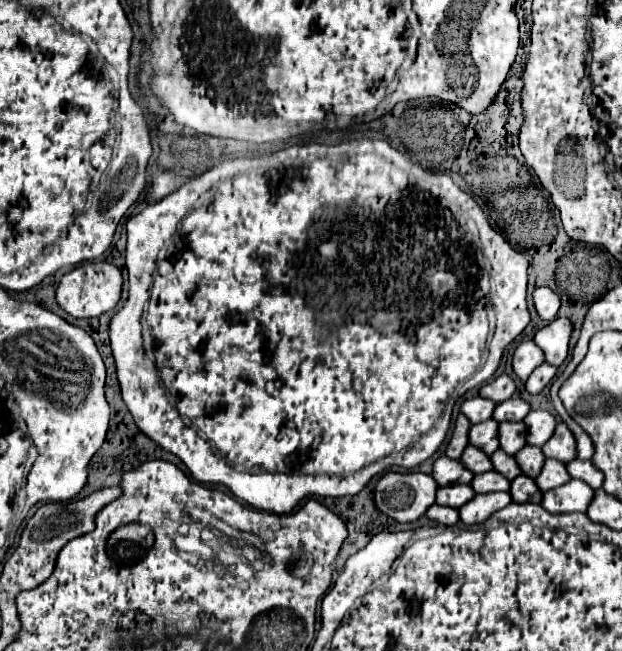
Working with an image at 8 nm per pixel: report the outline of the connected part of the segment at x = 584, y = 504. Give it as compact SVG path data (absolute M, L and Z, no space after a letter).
M570 480L564 486L552 488L542 496L542 508L550 514L566 514L566 512L586 512L594 490L586 486L582 480Z

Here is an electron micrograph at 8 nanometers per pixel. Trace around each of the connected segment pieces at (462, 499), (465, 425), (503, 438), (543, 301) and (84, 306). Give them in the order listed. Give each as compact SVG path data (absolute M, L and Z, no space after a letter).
M444 486L436 490L436 504L440 506L450 506L450 508L460 508L466 504L470 498L474 498L474 490L470 486Z
M458 416L456 418L456 424L454 424L454 432L452 432L452 438L450 438L450 442L448 442L448 446L446 446L446 450L444 450L444 456L448 456L448 458L460 458L460 454L462 454L462 450L468 446L466 444L466 430L470 428L470 422L468 422L468 418L466 416Z
M500 422L498 426L500 448L514 456L526 444L526 428L522 422Z
M536 288L532 298L534 298L534 308L542 320L550 322L556 318L556 312L560 308L560 298L550 288Z
M86 262L62 276L56 288L58 306L72 318L98 318L114 310L122 296L122 272L108 262Z

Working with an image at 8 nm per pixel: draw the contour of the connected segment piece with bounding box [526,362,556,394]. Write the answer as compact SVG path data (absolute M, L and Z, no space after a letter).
M544 362L544 364L538 366L538 368L530 374L530 378L526 380L526 392L538 394L538 392L554 378L554 374L556 374L556 368Z

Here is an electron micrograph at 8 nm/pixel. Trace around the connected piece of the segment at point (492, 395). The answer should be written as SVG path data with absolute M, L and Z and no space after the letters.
M502 374L502 376L494 378L492 382L484 384L478 394L480 394L482 398L488 398L488 400L496 402L496 404L498 404L498 402L504 402L504 400L508 400L508 398L514 394L514 380L508 378L506 374Z

